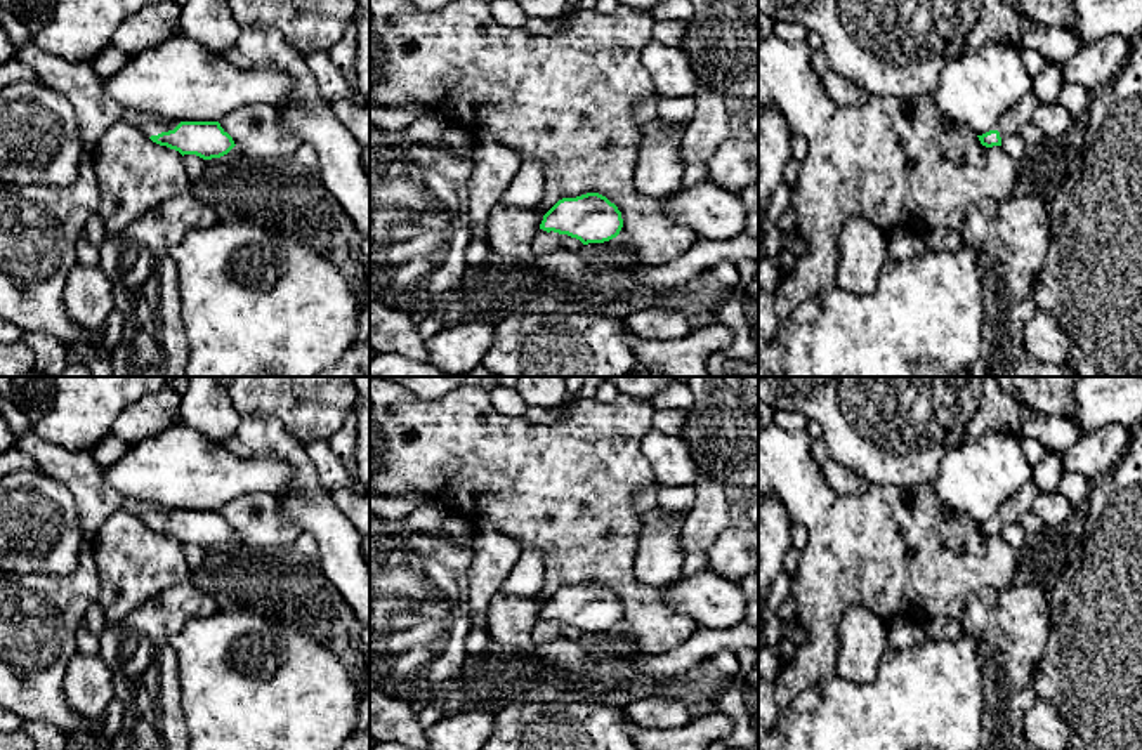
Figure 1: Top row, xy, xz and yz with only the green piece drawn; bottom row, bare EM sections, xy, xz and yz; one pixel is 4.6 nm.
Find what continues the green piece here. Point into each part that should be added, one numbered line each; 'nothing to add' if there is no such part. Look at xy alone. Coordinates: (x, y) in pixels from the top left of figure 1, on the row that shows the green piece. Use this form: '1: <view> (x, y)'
1: xy (150, 127)

